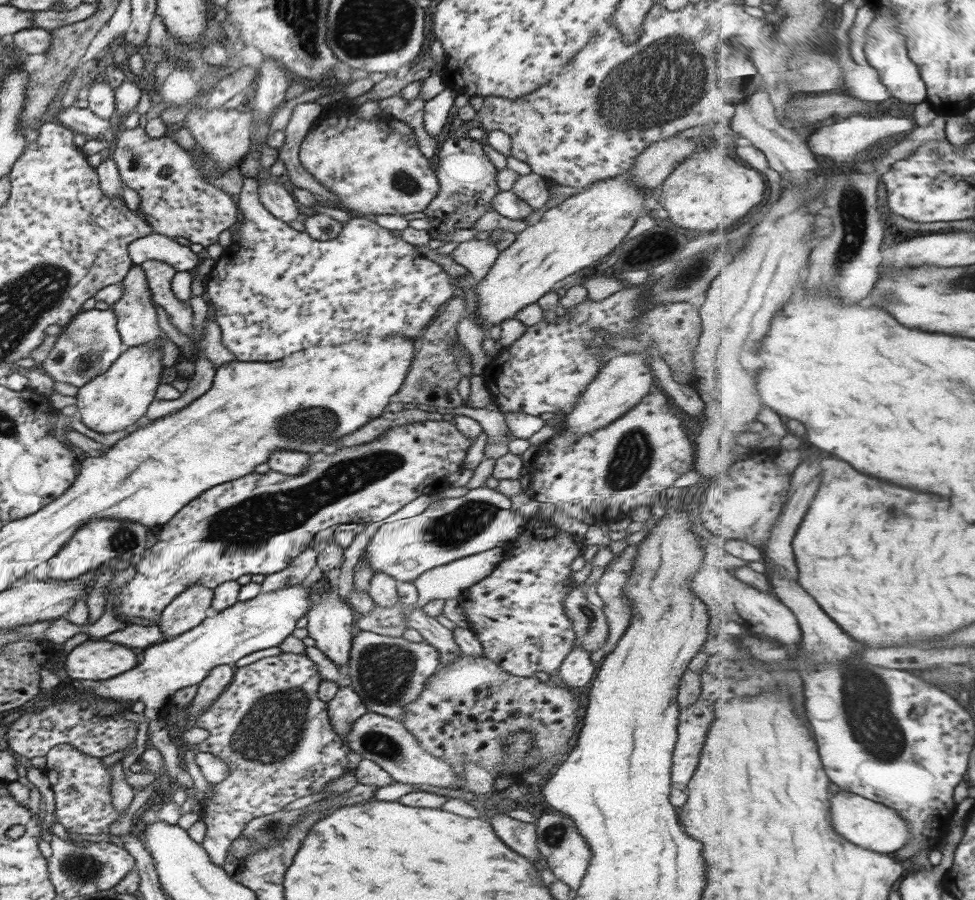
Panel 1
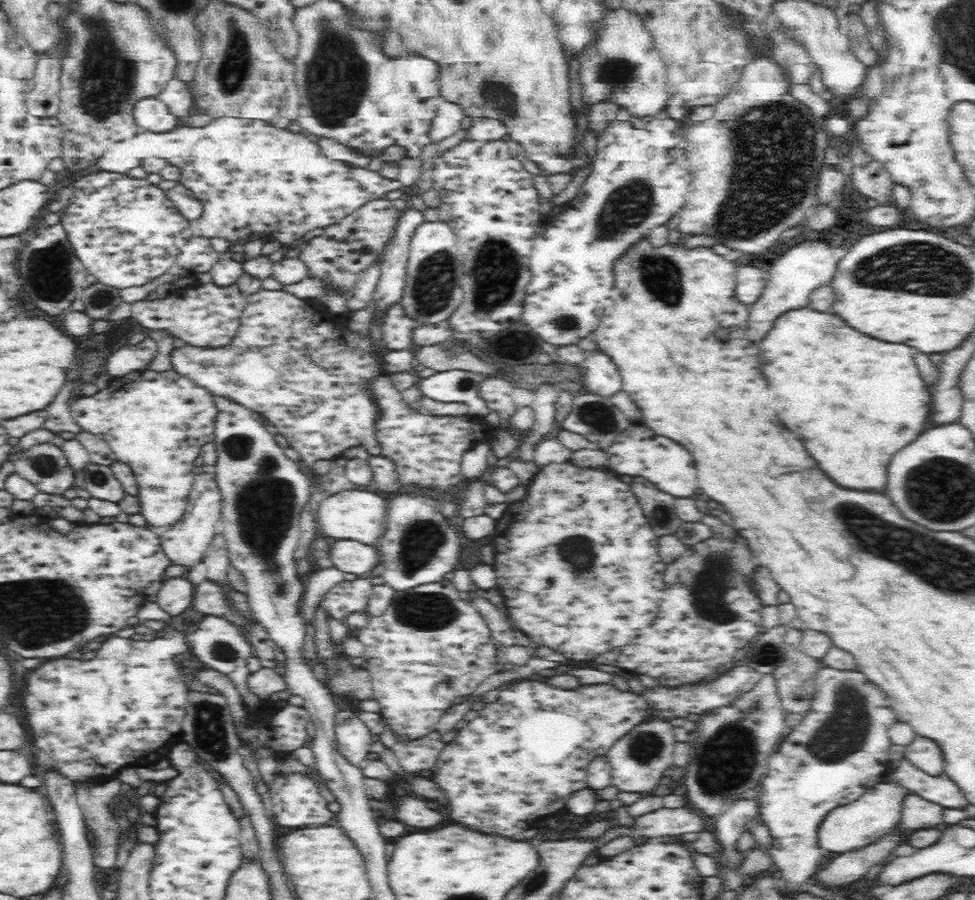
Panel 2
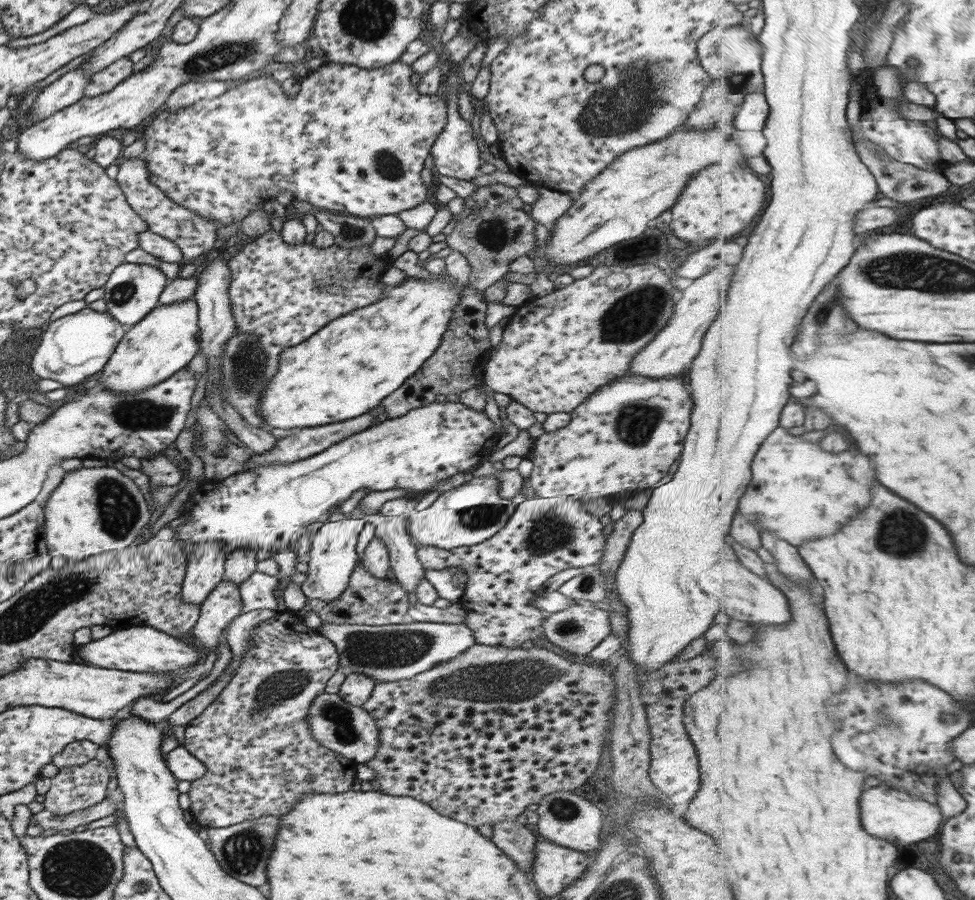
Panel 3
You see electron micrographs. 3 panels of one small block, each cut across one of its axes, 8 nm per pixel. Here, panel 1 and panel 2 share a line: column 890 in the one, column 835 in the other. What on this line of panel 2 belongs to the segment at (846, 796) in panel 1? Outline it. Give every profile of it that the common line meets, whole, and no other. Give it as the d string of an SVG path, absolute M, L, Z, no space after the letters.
M894 782L876 784L872 786L872 790L868 790L854 802L829 810L818 823L817 846L832 855L832 852L836 854L836 852L852 850L852 848L862 848L874 842L876 838L888 834L900 818L904 792L907 793L908 790Z

